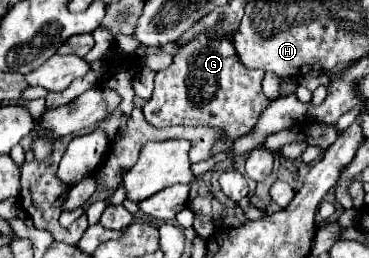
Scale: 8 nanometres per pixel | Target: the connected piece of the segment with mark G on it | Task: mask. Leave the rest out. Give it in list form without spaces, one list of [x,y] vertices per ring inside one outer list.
[[[208,28],[206,32],[196,34],[188,44],[180,46],[178,52],[174,54],[174,62],[172,62],[166,70],[160,70],[160,72],[156,74],[156,78],[154,78],[154,94],[152,94],[152,98],[144,104],[142,110],[144,110],[146,120],[148,120],[152,126],[156,126],[156,128],[166,128],[166,126],[216,126],[216,128],[220,128],[220,130],[224,130],[224,140],[218,140],[218,142],[216,142],[216,154],[218,154],[218,152],[226,152],[226,150],[232,148],[232,144],[234,144],[242,134],[246,134],[246,132],[250,132],[250,130],[254,128],[254,124],[256,124],[260,112],[270,104],[270,102],[266,100],[266,96],[262,94],[262,78],[264,78],[264,72],[262,72],[262,70],[250,70],[250,68],[246,68],[244,64],[240,64],[240,60],[236,58],[236,48],[232,46],[232,38],[230,38],[230,36],[220,34],[220,32],[214,30],[214,28]]]

